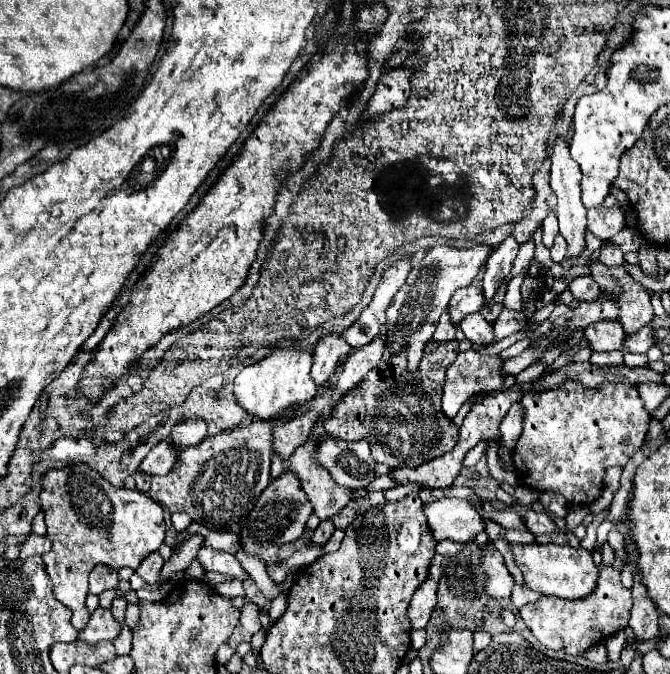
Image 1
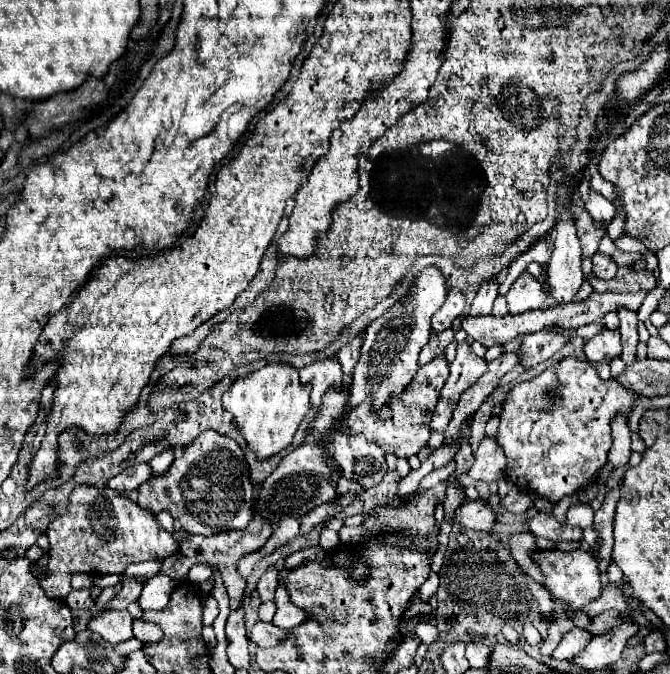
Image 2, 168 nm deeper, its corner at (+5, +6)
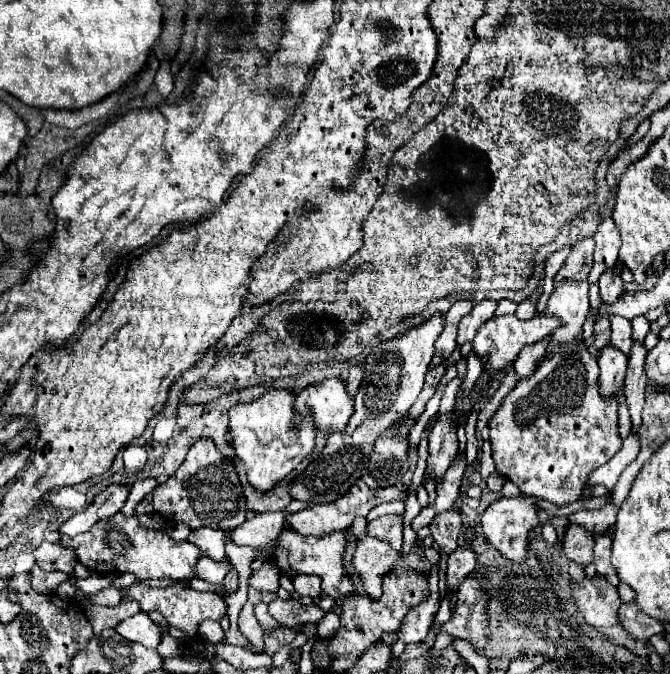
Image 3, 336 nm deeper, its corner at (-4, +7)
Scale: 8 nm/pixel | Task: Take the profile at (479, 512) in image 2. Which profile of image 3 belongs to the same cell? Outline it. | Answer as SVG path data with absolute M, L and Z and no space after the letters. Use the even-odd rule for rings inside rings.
M520 496L520 498L500 498L496 502L492 502L486 512L482 514L482 530L486 532L488 542L500 550L506 558L522 562L528 556L528 534L530 530L538 524L536 518L536 504L530 496Z

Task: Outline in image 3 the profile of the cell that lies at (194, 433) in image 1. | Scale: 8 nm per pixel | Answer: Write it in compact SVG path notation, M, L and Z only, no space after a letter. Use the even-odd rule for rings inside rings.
M144 478L144 480L136 480L134 482L134 486L132 486L132 492L130 492L130 496L128 496L128 500L126 500L126 504L122 506L122 512L124 514L132 514L134 512L134 508L136 508L136 504L146 496L146 494L150 494L154 488L156 488L156 478Z

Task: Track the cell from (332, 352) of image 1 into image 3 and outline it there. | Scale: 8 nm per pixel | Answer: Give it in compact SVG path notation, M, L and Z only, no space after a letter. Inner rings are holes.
M324 378L298 392L296 412L314 414L318 430L340 432L354 412L354 398L348 396L342 378Z

